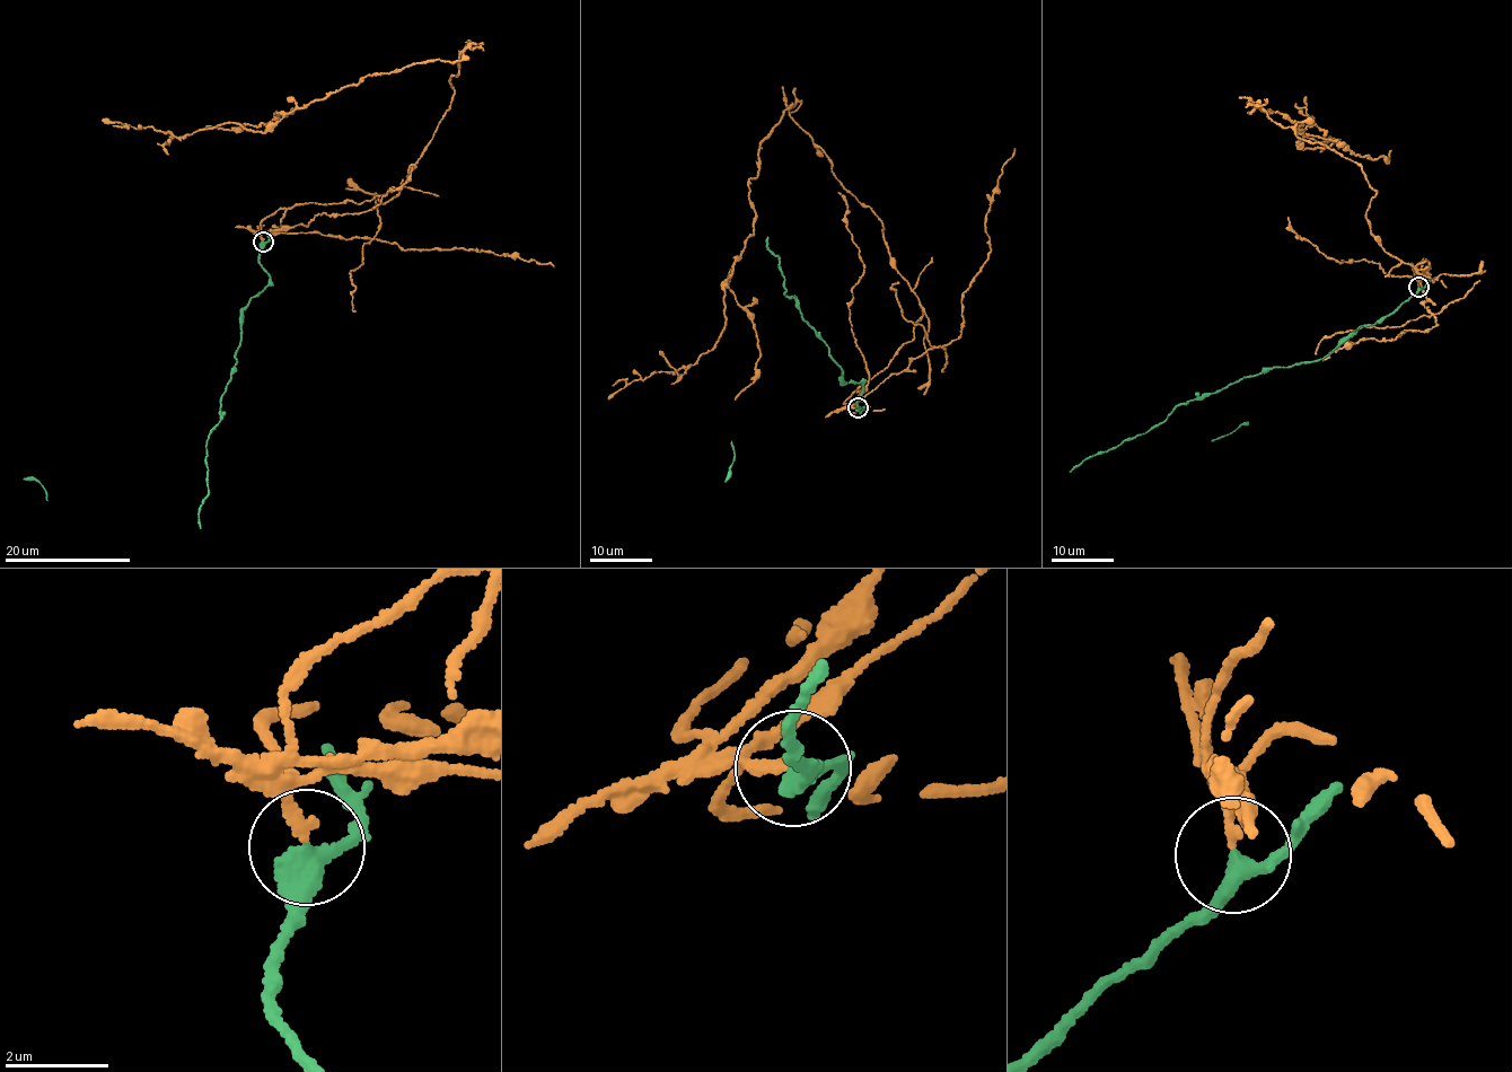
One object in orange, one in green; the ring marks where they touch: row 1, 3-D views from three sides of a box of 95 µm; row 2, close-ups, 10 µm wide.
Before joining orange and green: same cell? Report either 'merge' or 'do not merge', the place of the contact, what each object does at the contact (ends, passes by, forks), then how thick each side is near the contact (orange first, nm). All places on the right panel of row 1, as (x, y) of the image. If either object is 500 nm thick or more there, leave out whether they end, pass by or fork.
do not merge; at (1418, 287); orange ends there; green passes by; 190 nm thick on the orange side, 360 nm on the other

